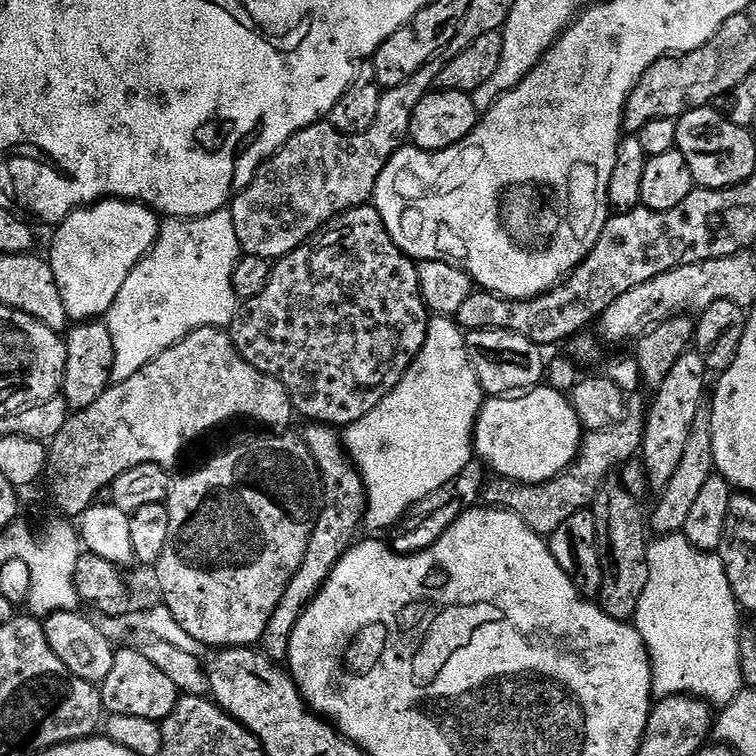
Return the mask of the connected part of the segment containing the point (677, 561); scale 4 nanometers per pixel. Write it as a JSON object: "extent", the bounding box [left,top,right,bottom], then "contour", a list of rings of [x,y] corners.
{"extent":[634,534,745,706],"contour":[[[677,534],[662,536],[649,543],[648,569],[650,578],[646,582],[646,590],[642,590],[634,626],[648,647],[653,697],[698,696],[713,706],[729,704],[745,685],[740,665],[742,609],[736,602],[730,578],[726,578],[724,563],[719,555],[698,550],[683,534]]]}

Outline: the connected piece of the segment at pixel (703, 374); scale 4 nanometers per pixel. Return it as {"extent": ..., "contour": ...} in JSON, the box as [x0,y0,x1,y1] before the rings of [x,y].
{"extent":[642,350,710,490],"contour":[[[689,350],[674,362],[674,367],[670,369],[670,374],[666,374],[666,382],[655,389],[656,396],[646,408],[646,415],[642,420],[642,436],[644,432],[644,453],[642,459],[644,469],[648,475],[648,487],[652,490],[663,490],[674,478],[674,470],[678,470],[678,462],[682,459],[682,454],[686,450],[686,442],[692,433],[692,427],[698,422],[696,416],[700,412],[700,403],[705,403],[704,379],[709,379],[710,373],[706,362],[695,350]]]}

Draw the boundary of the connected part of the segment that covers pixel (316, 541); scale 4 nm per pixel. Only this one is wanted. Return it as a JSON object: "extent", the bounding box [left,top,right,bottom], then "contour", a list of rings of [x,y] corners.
{"extent":[259,422,367,662],"contour":[[[312,422],[307,426],[309,428],[302,432],[303,442],[312,450],[321,481],[332,480],[332,485],[327,485],[316,525],[310,534],[306,554],[302,558],[302,566],[298,566],[294,578],[290,578],[270,622],[266,622],[266,630],[260,639],[259,651],[273,662],[287,661],[288,639],[292,637],[298,618],[308,608],[308,603],[320,592],[320,587],[328,581],[337,562],[352,547],[357,539],[356,531],[361,531],[367,510],[366,486],[359,470],[348,456],[341,433],[331,424]]]}

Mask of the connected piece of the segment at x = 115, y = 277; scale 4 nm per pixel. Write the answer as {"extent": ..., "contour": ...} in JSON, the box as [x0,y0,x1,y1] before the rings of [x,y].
{"extent":[50,198,161,321],"contour":[[[115,198],[77,208],[64,219],[55,229],[50,263],[69,321],[107,317],[118,290],[122,290],[122,282],[130,278],[130,270],[156,245],[161,223],[161,217],[145,204]]]}

